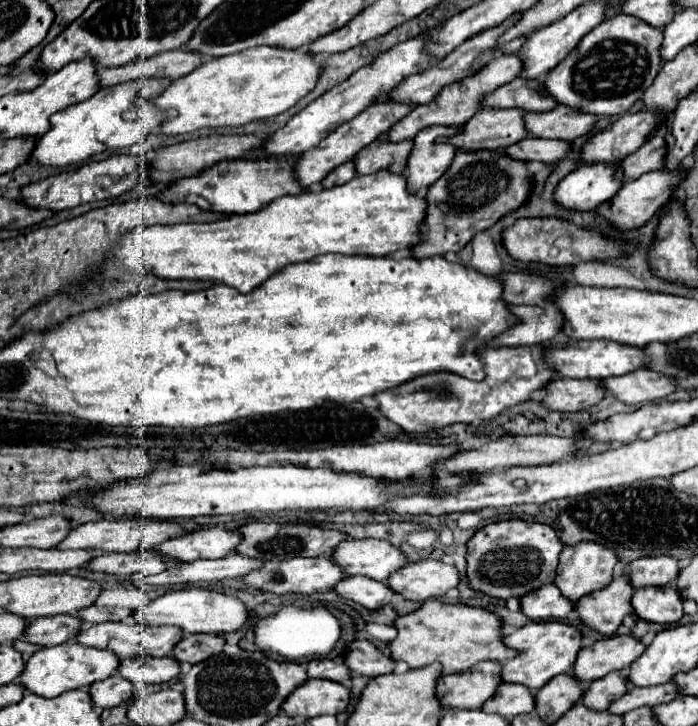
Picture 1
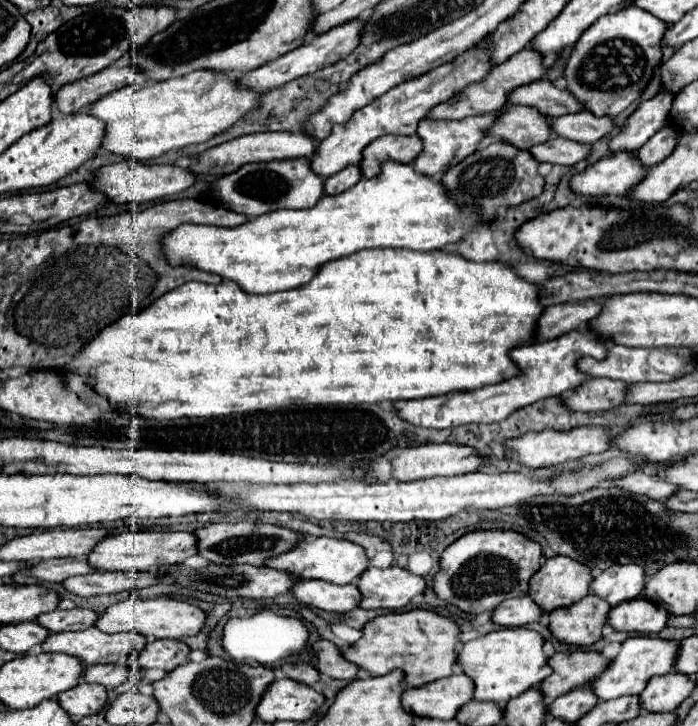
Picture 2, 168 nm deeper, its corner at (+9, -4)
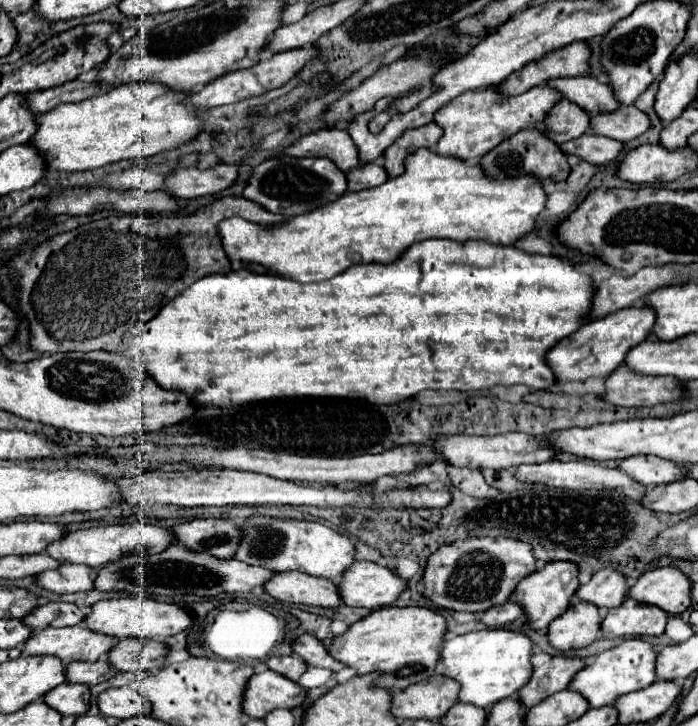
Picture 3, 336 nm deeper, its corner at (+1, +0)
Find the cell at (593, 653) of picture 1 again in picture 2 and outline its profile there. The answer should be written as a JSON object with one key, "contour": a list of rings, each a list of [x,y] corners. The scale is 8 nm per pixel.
{"contour":[[[564,651],[556,653],[548,659],[548,665],[554,669],[554,673],[544,679],[542,691],[546,701],[552,701],[572,689],[588,685],[596,675],[604,673],[608,667],[608,659],[604,659],[598,651]]]}

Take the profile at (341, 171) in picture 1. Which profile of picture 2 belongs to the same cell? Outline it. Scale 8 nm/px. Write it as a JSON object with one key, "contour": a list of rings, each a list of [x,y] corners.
{"contour":[[[350,165],[346,169],[342,169],[340,173],[324,179],[324,195],[336,195],[346,191],[348,187],[356,185],[360,179],[360,167],[358,165]]]}

